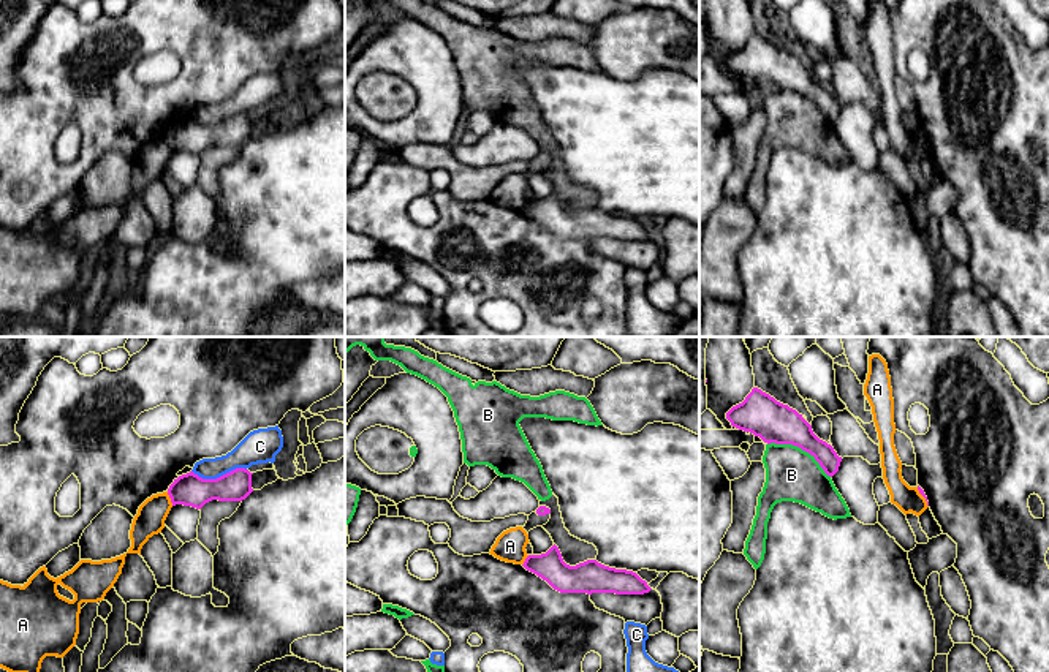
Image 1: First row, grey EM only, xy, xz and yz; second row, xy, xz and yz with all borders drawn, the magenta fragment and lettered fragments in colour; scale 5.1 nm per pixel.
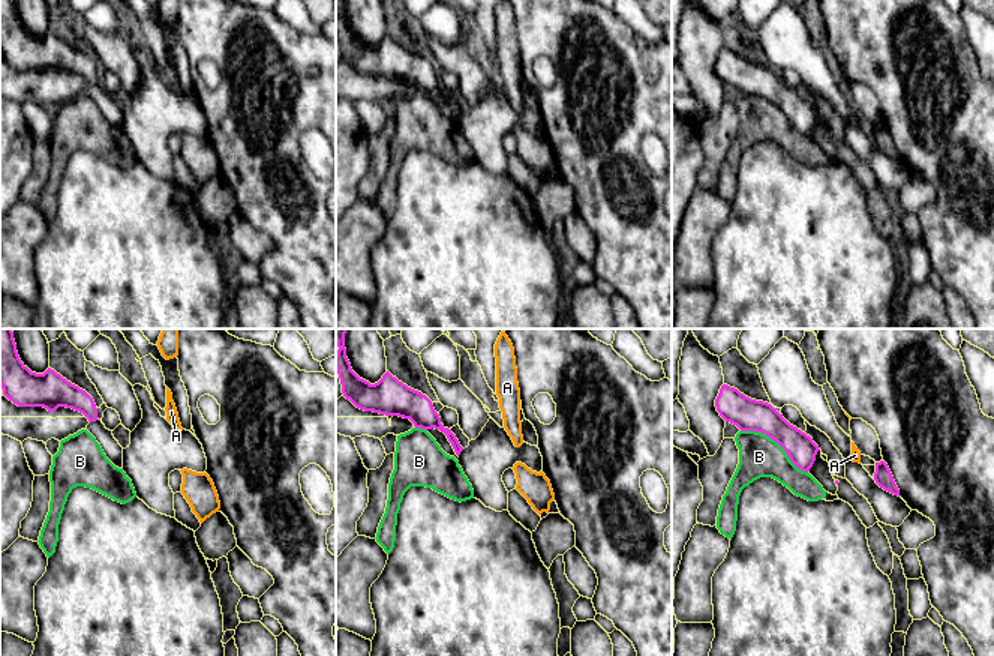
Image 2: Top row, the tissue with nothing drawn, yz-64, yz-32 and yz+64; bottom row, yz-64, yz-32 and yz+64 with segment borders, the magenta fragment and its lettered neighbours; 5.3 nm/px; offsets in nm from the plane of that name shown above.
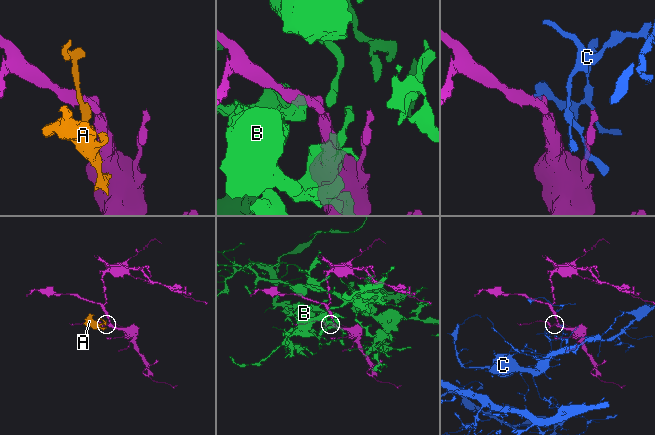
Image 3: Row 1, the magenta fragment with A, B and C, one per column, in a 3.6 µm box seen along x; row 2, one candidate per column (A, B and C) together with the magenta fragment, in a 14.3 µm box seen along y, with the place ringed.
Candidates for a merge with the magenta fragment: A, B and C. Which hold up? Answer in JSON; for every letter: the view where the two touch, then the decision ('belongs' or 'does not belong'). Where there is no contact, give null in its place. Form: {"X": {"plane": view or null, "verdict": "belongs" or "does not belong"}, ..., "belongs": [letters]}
{"A": {"plane": "xy", "verdict": "does not belong"}, "B": {"plane": "yz", "verdict": "does not belong"}, "C": {"plane": "xy", "verdict": "does not belong"}, "belongs": []}

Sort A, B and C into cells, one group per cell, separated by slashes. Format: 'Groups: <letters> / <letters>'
Groups: A / B / C

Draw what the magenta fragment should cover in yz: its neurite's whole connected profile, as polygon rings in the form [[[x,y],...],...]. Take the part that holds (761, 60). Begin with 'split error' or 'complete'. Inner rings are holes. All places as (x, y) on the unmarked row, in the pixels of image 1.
complete; [[[753,33],[745,46],[726,59],[733,73],[750,77],[771,90],[793,90],[815,103],[827,122],[839,117],[842,103],[820,85],[812,71],[796,55],[777,47],[769,40]]]

